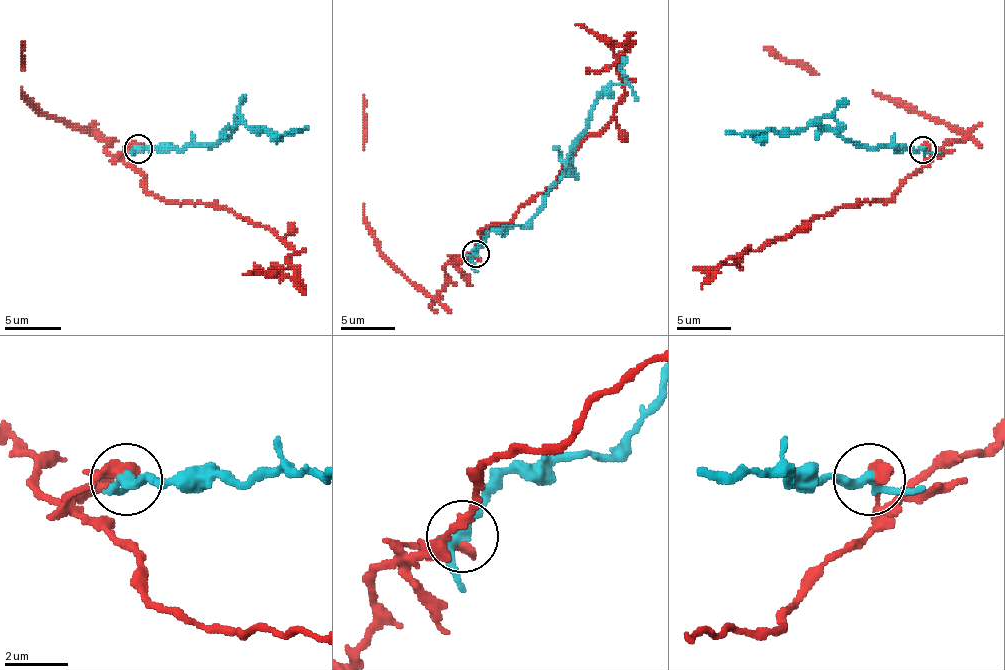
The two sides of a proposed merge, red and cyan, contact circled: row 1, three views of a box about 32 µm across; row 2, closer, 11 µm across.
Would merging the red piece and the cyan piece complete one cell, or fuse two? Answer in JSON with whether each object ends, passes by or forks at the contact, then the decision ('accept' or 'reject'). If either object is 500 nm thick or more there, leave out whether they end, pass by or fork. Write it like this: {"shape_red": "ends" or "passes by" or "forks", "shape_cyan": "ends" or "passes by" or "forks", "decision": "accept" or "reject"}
{"shape_red": "passes by", "shape_cyan": "passes by", "decision": "reject"}

